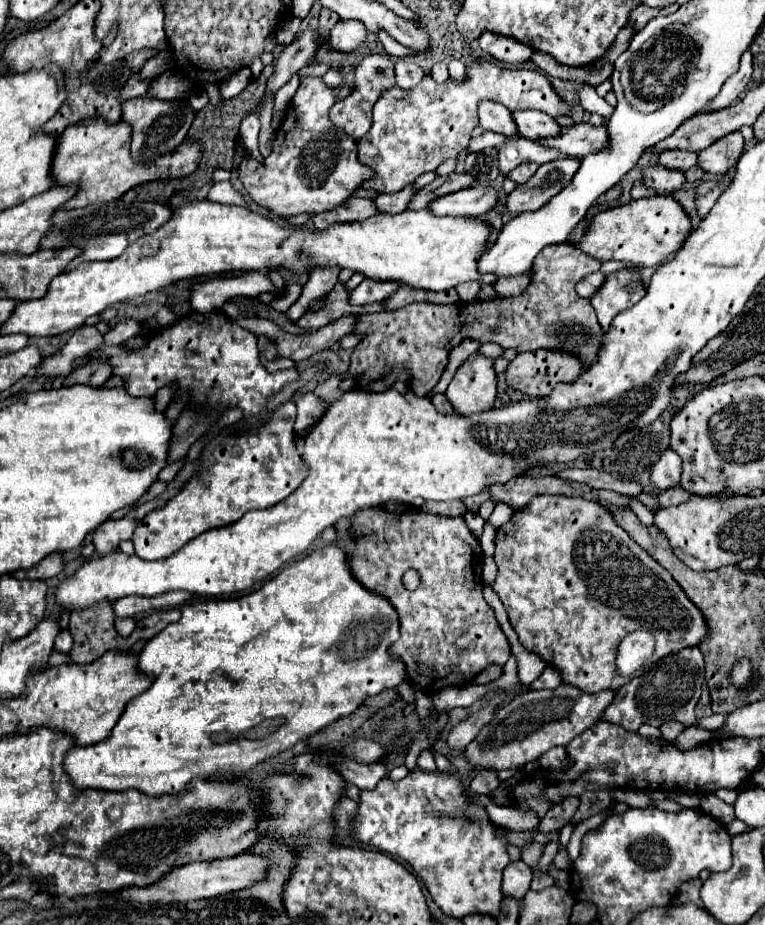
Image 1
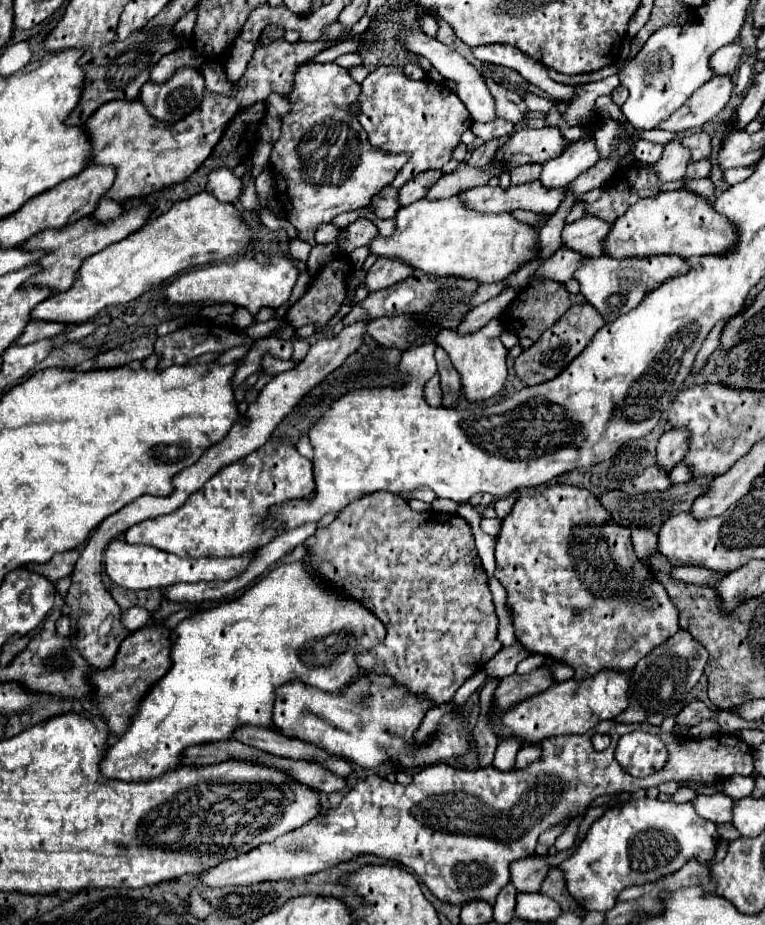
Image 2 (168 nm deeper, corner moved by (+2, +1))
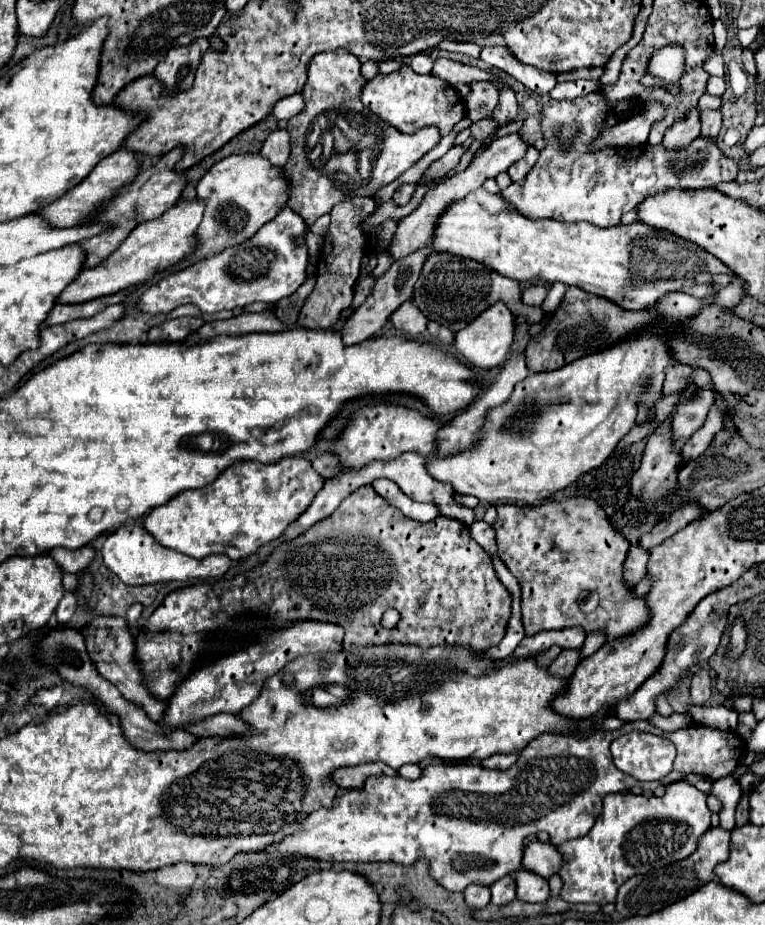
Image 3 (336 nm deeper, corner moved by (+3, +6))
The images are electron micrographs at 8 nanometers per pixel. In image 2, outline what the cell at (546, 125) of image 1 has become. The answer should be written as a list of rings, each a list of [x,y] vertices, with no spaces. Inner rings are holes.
[[[492,78],[486,80],[492,96],[494,96],[494,102],[496,102],[496,116],[498,118],[504,118],[504,120],[510,120],[514,124],[526,120],[526,104],[524,100],[516,94],[516,92],[510,92],[506,90],[504,86],[496,84]]]

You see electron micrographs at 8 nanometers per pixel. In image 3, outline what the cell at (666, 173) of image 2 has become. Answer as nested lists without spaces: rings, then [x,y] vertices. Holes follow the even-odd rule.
[[[691,109],[689,115],[683,121],[677,121],[673,127],[667,129],[663,137],[665,149],[683,149],[691,145],[699,137],[699,113],[697,109]]]

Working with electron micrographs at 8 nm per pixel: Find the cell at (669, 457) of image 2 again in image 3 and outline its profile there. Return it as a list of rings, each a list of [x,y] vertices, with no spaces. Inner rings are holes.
[[[713,385],[699,389],[697,397],[679,403],[673,417],[673,439],[687,441],[697,429],[701,429],[711,405],[713,405]]]

